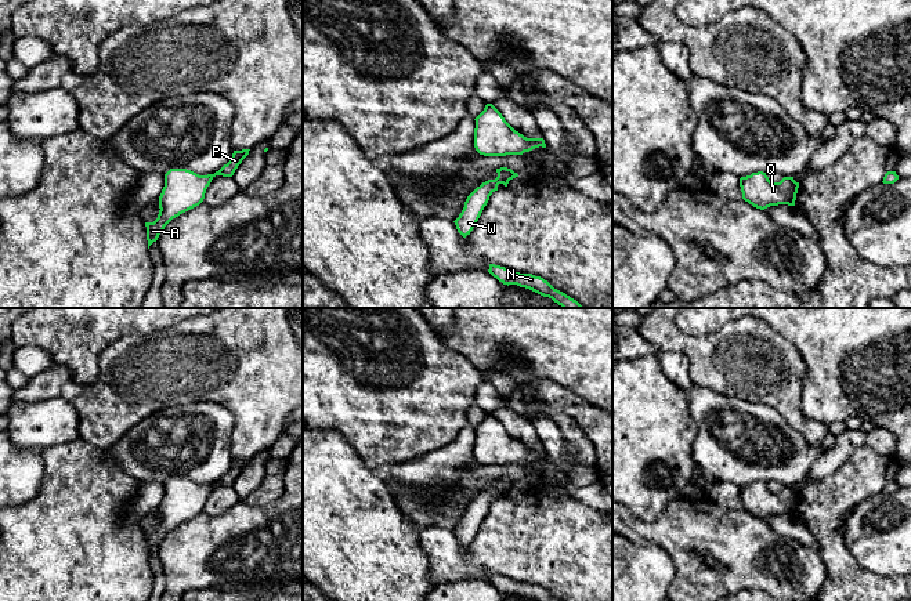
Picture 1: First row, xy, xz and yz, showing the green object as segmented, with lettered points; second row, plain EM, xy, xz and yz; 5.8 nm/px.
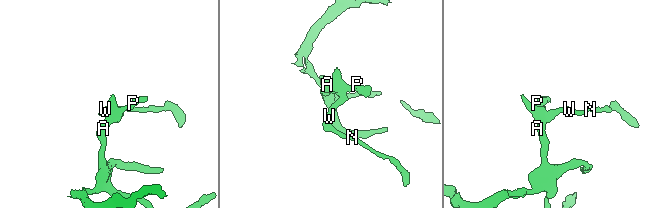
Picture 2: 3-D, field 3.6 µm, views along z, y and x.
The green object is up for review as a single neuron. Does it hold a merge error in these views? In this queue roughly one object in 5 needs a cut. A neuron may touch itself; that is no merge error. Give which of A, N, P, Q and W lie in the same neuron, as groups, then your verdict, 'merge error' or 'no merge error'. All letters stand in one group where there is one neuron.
A N P Q W; no merge error

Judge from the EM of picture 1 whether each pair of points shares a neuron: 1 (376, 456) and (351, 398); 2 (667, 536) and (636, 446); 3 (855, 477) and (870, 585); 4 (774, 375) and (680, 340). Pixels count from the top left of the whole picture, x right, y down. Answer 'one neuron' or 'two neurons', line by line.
1: one neuron
2: two neurons
3: one neuron
4: one neuron

